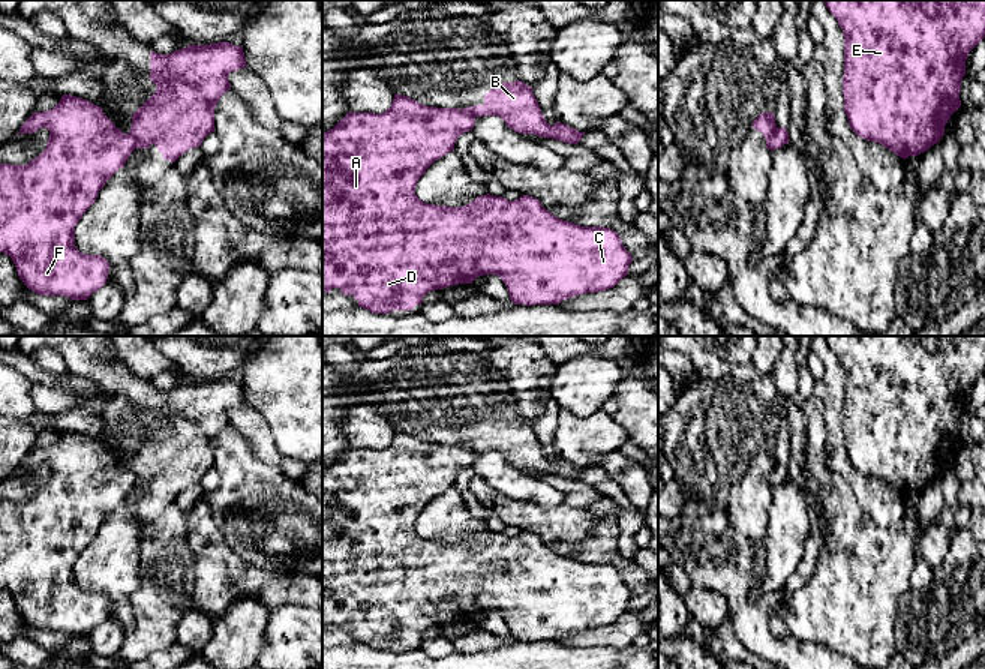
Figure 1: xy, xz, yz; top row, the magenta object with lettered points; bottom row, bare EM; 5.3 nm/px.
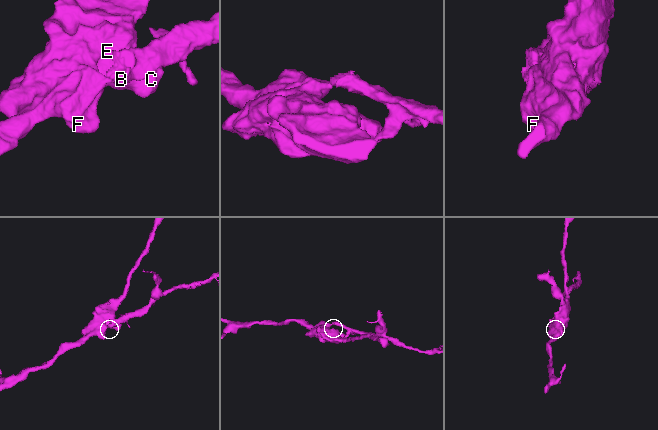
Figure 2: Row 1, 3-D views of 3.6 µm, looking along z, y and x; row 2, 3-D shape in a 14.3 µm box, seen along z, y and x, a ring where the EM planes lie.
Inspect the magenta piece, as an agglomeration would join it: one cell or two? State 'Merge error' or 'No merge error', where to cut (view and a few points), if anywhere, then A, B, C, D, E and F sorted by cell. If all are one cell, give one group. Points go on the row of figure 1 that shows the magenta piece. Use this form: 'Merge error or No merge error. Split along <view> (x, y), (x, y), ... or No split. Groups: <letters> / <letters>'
Merge error. Split along xy (129, 132), (135, 138), (137, 147). Groups: A C D E F / B

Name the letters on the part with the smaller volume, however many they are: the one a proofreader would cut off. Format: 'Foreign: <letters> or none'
Foreign: B

